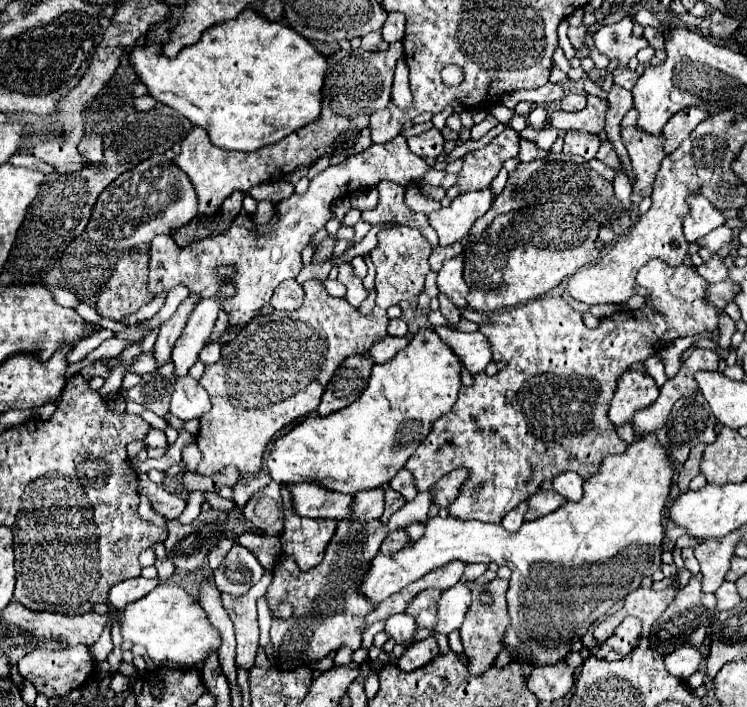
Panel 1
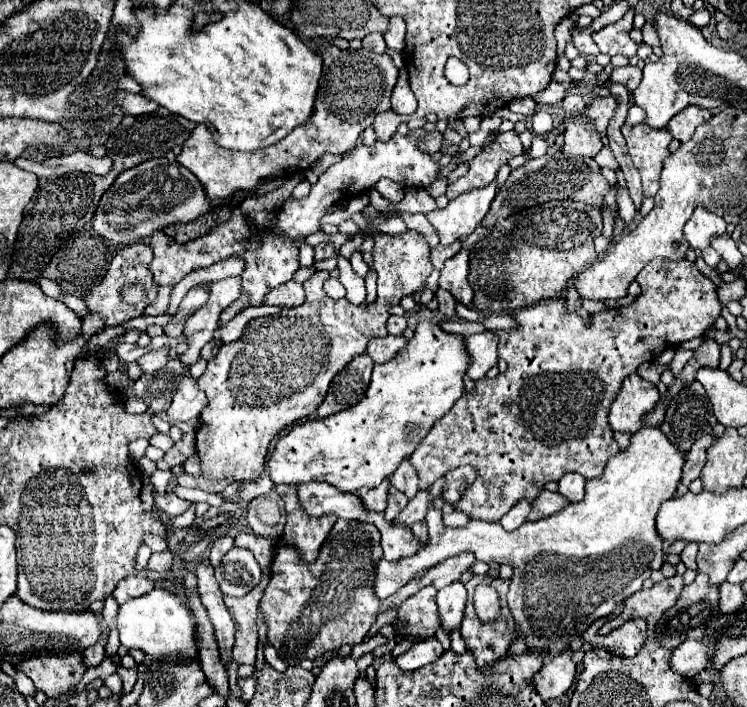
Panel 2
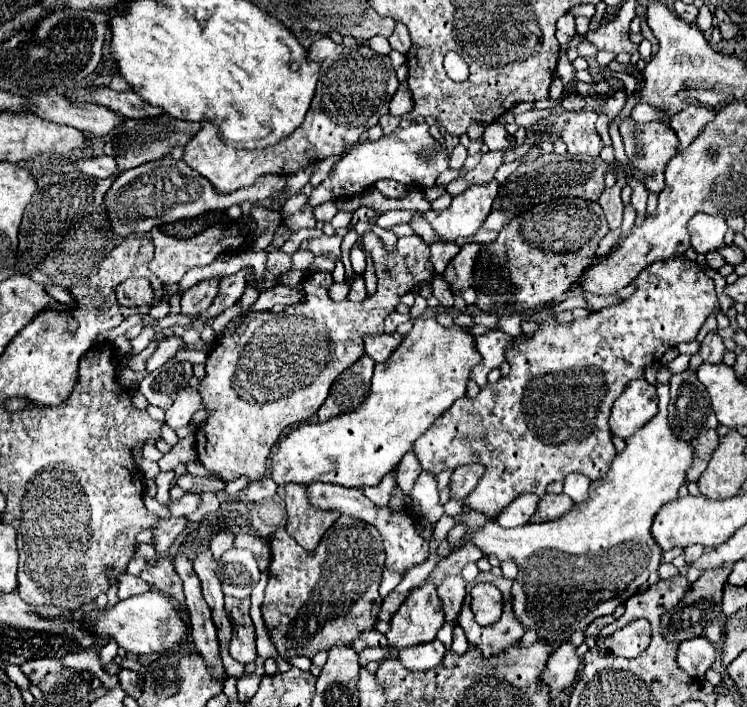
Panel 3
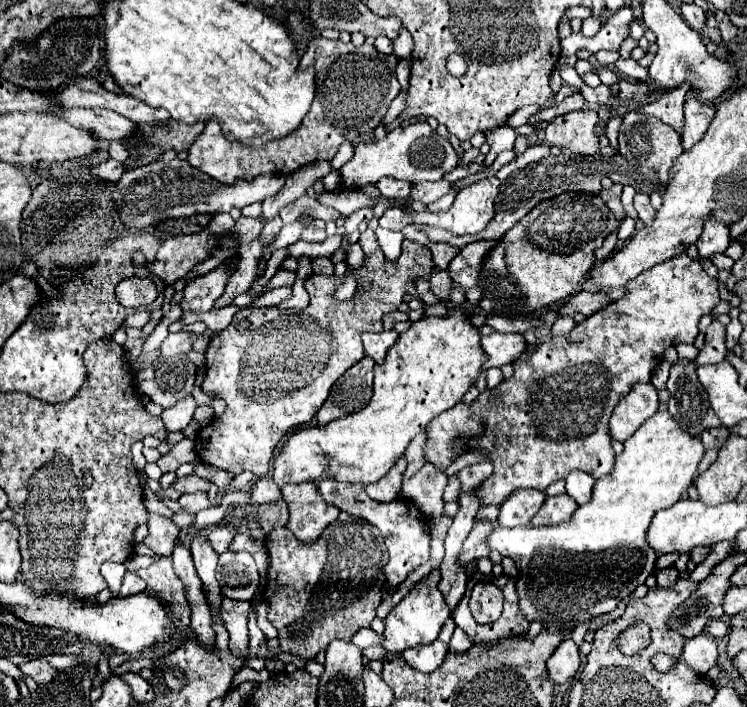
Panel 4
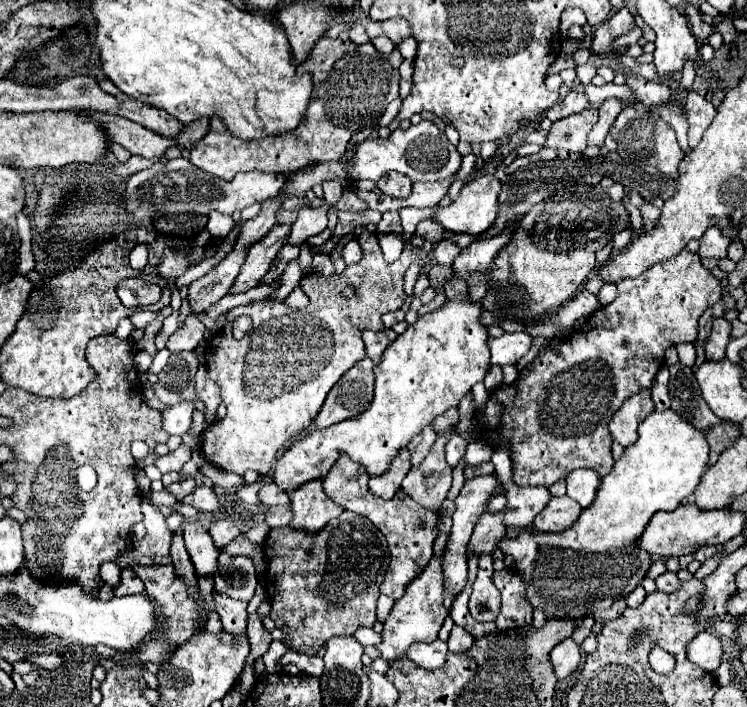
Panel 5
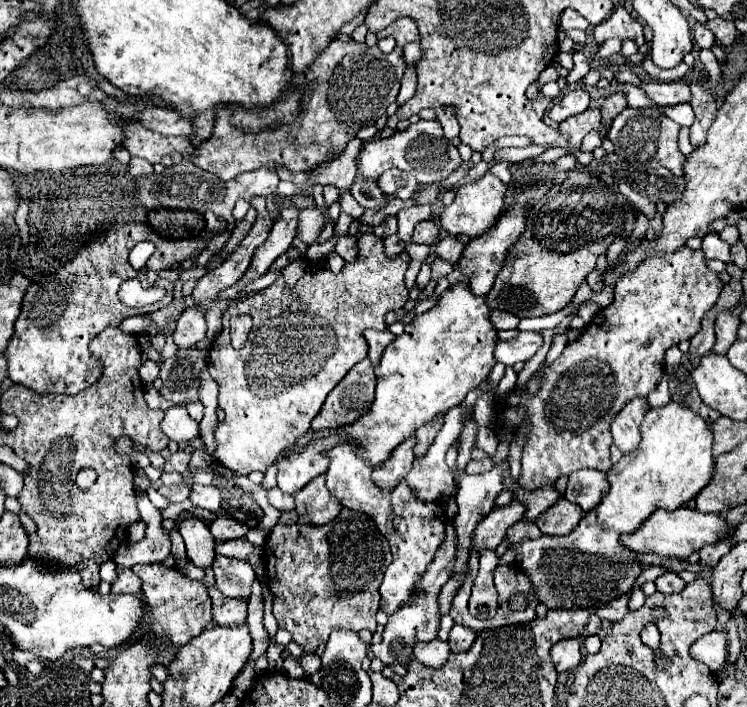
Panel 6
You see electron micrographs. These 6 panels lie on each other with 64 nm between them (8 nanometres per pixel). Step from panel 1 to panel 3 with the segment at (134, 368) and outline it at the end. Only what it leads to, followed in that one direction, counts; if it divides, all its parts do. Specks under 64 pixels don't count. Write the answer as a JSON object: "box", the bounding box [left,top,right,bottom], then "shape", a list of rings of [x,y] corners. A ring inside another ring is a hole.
{"box":[146,336,182,372],"shape":[[[170,336],[164,342],[160,342],[158,348],[152,352],[152,356],[146,360],[146,370],[154,372],[156,368],[164,366],[180,350],[180,344],[182,344],[182,340],[178,336]]]}

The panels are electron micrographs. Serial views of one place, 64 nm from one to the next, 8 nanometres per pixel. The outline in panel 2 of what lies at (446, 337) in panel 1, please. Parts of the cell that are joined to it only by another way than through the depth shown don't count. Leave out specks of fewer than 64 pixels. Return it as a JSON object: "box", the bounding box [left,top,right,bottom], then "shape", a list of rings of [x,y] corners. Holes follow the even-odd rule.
{"box":[464,332,498,380],"shape":[[[482,332],[482,334],[472,334],[464,336],[464,348],[470,356],[470,366],[468,366],[468,376],[472,380],[484,378],[484,374],[498,362],[498,344],[496,336],[492,332]]]}

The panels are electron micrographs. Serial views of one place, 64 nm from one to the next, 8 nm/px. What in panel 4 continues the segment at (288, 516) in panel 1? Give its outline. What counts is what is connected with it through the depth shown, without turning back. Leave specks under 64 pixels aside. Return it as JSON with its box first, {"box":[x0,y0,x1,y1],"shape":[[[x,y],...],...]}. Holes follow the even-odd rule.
{"box":[280,482,340,542],"shape":[[[314,482],[286,484],[280,492],[290,512],[286,526],[300,542],[316,542],[324,528],[330,526],[340,514],[338,508],[332,508],[320,500],[320,492],[316,492]]]}

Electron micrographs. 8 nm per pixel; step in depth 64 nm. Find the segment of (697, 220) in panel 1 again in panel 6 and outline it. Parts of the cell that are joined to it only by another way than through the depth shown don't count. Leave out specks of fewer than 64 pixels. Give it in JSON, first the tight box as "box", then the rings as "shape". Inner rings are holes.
{"box":[702,232,730,262],"shape":[[[710,232],[702,238],[702,252],[706,258],[716,258],[722,262],[730,262],[730,244],[720,240],[718,234]]]}

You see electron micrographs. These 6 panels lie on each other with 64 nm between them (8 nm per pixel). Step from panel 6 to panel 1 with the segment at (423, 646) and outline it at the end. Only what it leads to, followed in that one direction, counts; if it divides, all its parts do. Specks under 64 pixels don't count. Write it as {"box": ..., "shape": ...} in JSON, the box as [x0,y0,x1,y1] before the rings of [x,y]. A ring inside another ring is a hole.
{"box":[398,636,440,672],"shape":[[[428,636],[420,642],[414,642],[410,648],[406,648],[406,652],[398,658],[398,666],[404,672],[412,672],[412,670],[428,664],[430,660],[434,660],[436,654],[440,654],[438,644],[436,644],[434,636]]]}

